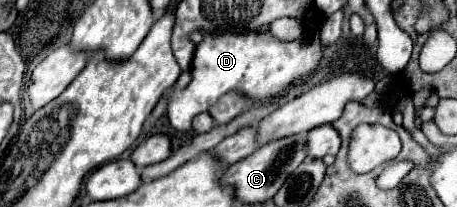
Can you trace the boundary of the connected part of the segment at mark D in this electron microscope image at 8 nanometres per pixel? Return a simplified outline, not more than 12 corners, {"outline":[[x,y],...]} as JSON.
{"outline":[[319,33],[205,35],[185,89],[167,99],[175,131],[231,89],[269,101],[323,55]]}

